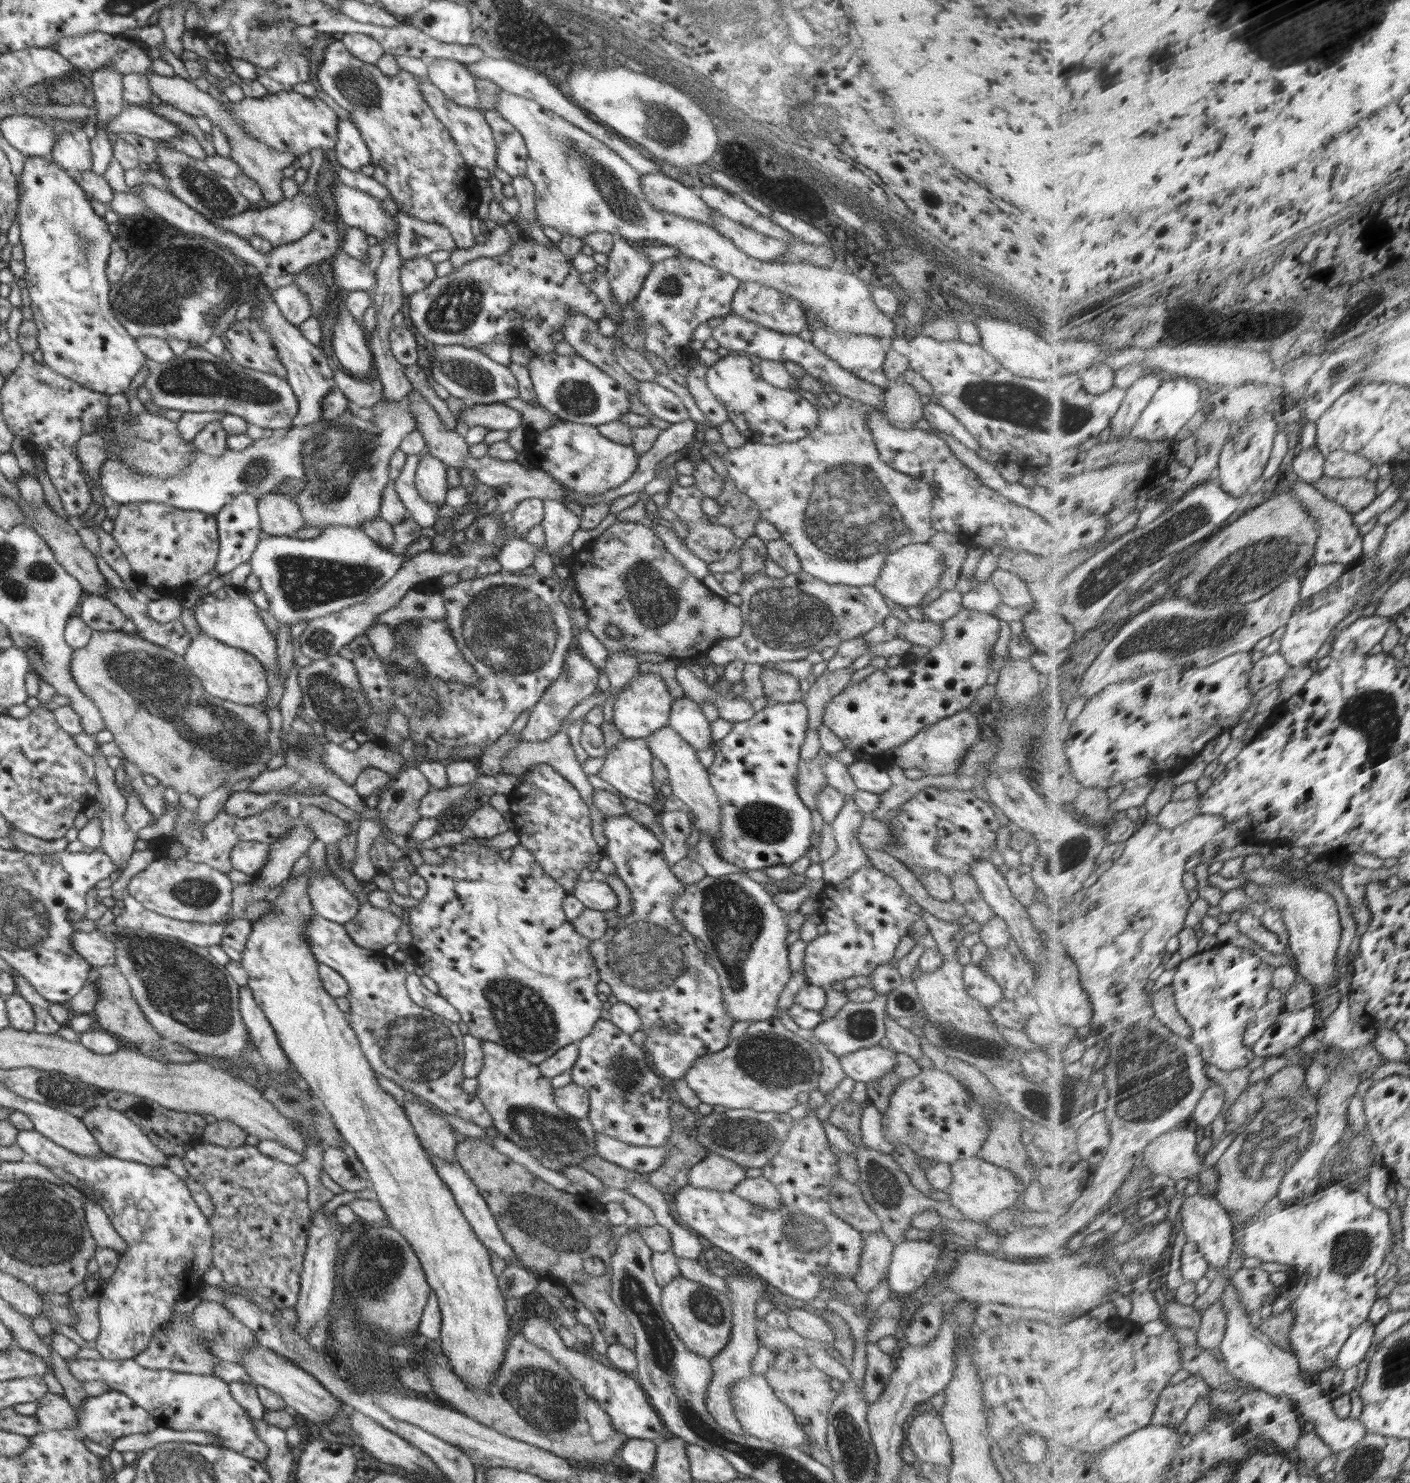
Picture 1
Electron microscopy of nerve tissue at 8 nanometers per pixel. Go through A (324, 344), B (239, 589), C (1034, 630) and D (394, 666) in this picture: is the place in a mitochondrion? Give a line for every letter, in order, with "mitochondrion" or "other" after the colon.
A: other
B: other
C: other
D: other

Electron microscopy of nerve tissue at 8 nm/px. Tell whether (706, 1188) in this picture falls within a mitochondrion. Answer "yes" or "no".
no

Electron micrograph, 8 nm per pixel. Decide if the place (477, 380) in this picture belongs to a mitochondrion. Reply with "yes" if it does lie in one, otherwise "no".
yes

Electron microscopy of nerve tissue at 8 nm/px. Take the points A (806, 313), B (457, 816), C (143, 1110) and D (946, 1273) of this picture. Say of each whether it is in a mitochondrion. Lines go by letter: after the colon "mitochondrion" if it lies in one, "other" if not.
A: other
B: other
C: mitochondrion
D: other

